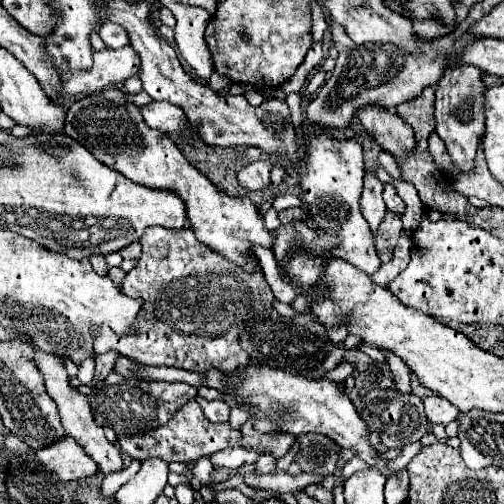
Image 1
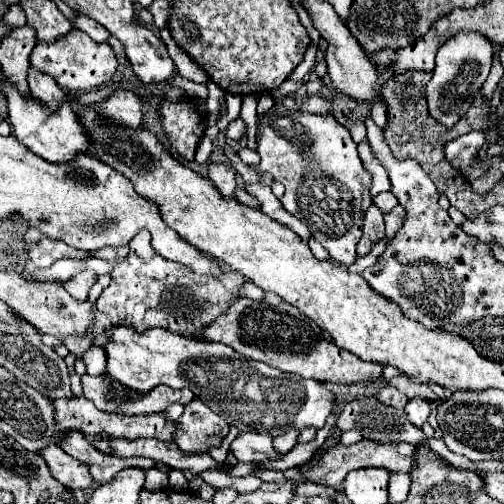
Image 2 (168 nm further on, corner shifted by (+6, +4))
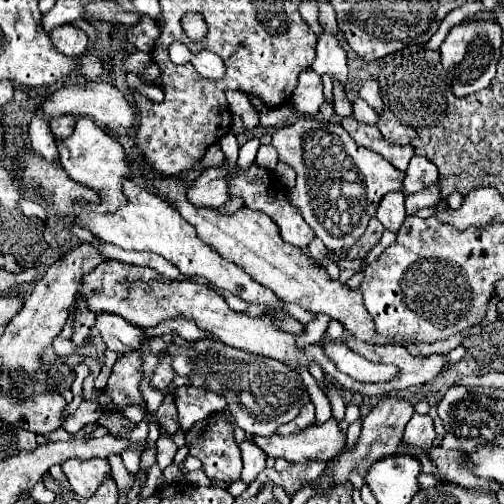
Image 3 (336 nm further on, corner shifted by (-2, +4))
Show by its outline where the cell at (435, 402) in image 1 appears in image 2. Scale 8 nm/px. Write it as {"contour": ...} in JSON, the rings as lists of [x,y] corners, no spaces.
{"contour":[[[414,397],[406,405],[406,413],[408,413],[408,419],[416,427],[422,427],[426,423],[426,419],[430,417],[430,401],[422,399],[422,397]]]}

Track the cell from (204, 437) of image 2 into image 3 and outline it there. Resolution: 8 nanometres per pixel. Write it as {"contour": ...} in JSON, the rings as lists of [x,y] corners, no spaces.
{"contour":[[[214,413],[208,419],[204,419],[204,423],[196,423],[196,427],[192,427],[190,433],[186,433],[186,445],[190,447],[190,455],[202,461],[202,469],[210,479],[224,479],[226,483],[234,483],[240,479],[240,471],[242,471],[240,449],[234,441],[232,425],[224,415]]]}

